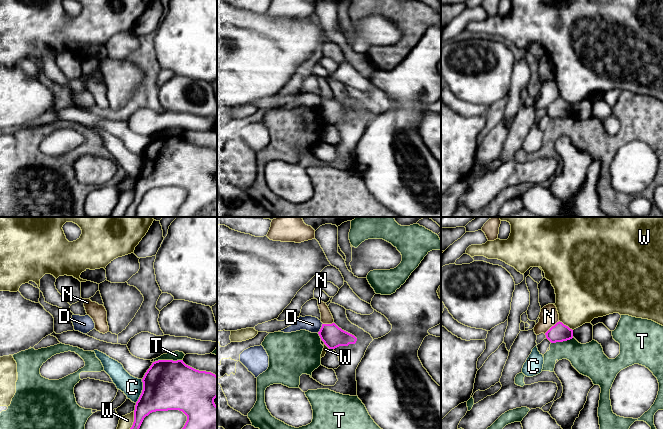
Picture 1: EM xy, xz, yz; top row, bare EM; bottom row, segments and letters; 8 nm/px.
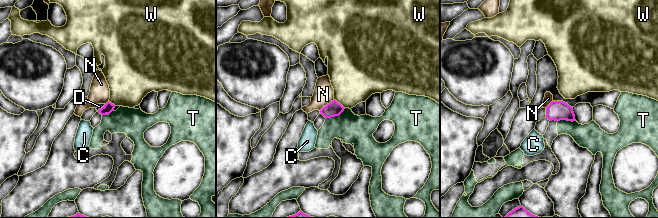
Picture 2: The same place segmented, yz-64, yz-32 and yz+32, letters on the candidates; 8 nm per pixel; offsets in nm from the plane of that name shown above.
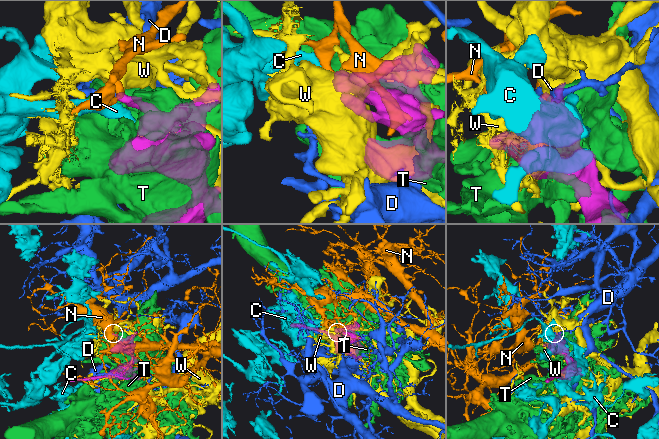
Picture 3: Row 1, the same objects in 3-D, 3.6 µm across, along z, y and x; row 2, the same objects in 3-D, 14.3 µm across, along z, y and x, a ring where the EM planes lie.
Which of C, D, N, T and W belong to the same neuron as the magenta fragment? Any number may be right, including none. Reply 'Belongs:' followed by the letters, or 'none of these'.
Belongs: none of these

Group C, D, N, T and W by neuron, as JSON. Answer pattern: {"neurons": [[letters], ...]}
{"neurons": [["C"], ["D"], ["N"], ["T"], ["W"]]}

